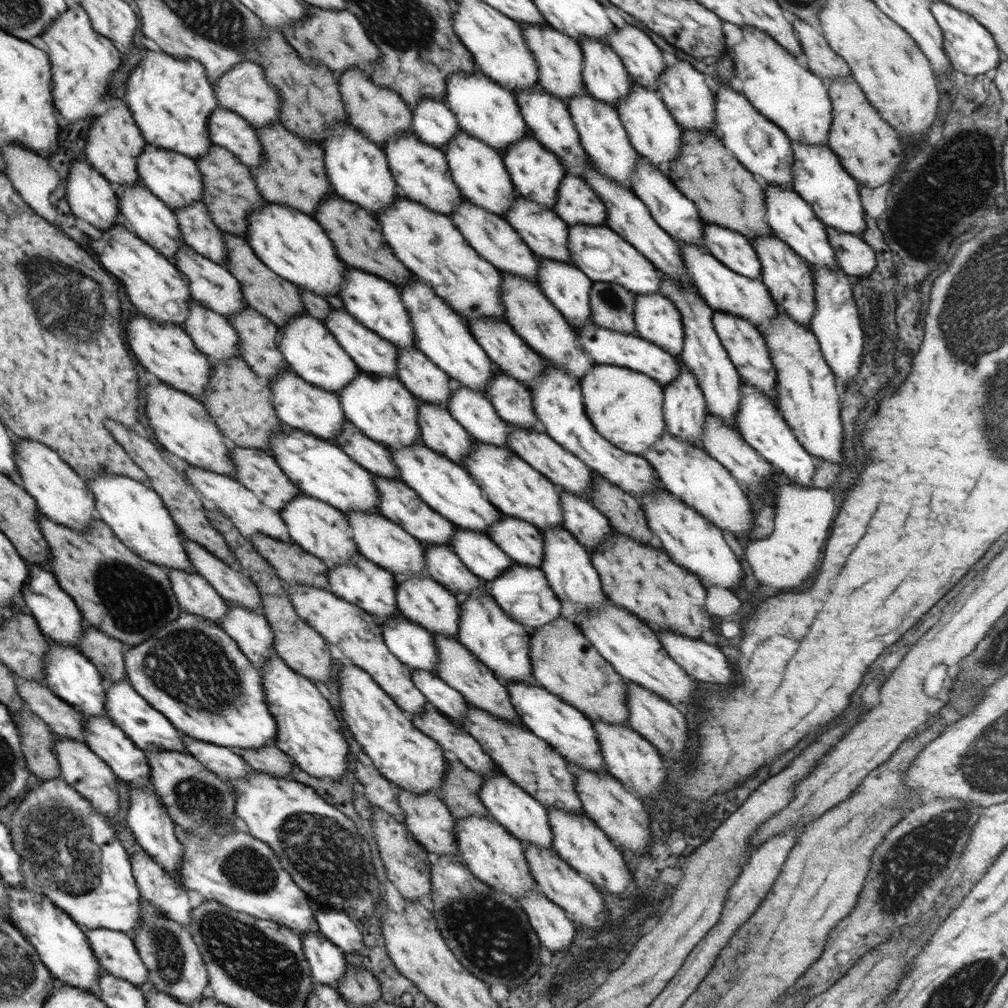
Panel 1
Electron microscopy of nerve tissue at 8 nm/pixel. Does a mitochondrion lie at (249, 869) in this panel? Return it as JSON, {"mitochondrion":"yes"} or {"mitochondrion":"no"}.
{"mitochondrion":"yes"}

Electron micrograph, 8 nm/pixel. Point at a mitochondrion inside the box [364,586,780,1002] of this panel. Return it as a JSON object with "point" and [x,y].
{"point":[500,934]}

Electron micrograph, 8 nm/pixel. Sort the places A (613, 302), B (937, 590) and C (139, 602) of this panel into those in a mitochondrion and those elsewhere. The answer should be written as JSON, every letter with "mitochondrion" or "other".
{"A":"mitochondrion","B":"other","C":"mitochondrion"}

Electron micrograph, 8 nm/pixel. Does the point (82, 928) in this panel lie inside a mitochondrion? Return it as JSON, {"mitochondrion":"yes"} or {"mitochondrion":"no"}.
{"mitochondrion":"no"}

